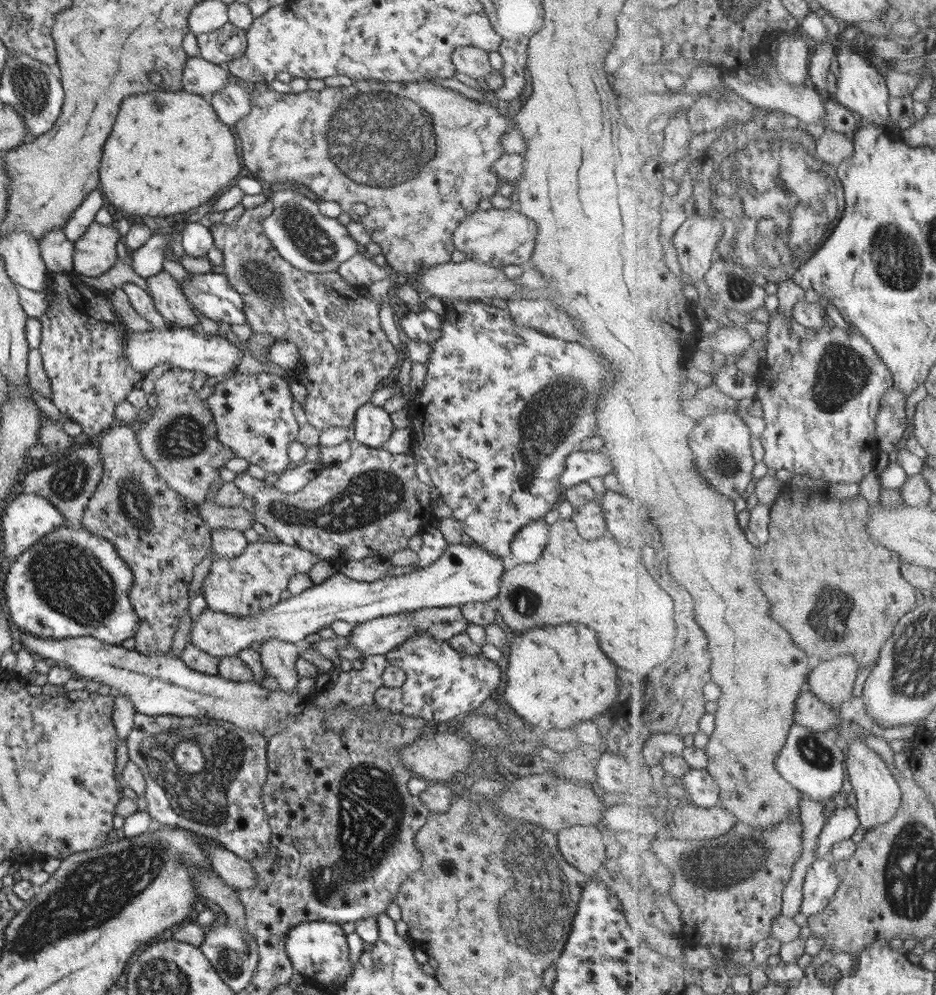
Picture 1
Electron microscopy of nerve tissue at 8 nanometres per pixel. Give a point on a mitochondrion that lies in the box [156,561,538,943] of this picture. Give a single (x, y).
(371, 810)

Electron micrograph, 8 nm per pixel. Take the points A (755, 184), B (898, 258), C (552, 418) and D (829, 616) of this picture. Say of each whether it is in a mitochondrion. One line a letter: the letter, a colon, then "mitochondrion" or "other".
A: mitochondrion
B: mitochondrion
C: mitochondrion
D: mitochondrion

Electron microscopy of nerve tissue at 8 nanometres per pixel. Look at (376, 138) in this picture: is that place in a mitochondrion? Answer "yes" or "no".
yes

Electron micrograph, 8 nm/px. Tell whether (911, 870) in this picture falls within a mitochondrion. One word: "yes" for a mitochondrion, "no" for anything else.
yes

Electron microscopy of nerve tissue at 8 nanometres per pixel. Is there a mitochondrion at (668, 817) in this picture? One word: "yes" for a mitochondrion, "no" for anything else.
no

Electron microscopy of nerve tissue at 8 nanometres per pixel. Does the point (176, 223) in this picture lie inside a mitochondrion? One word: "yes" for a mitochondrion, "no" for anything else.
no

